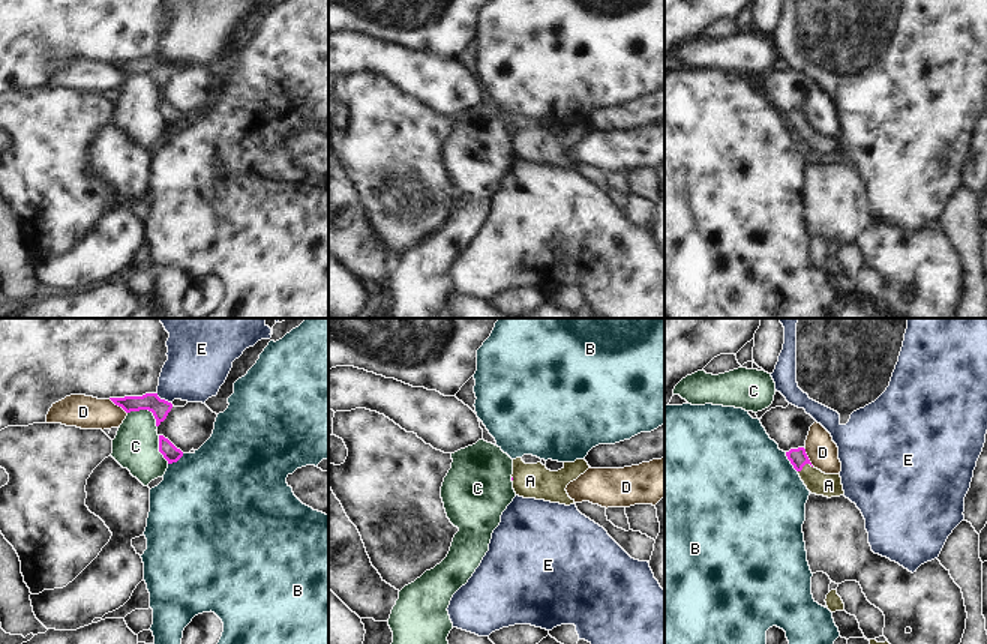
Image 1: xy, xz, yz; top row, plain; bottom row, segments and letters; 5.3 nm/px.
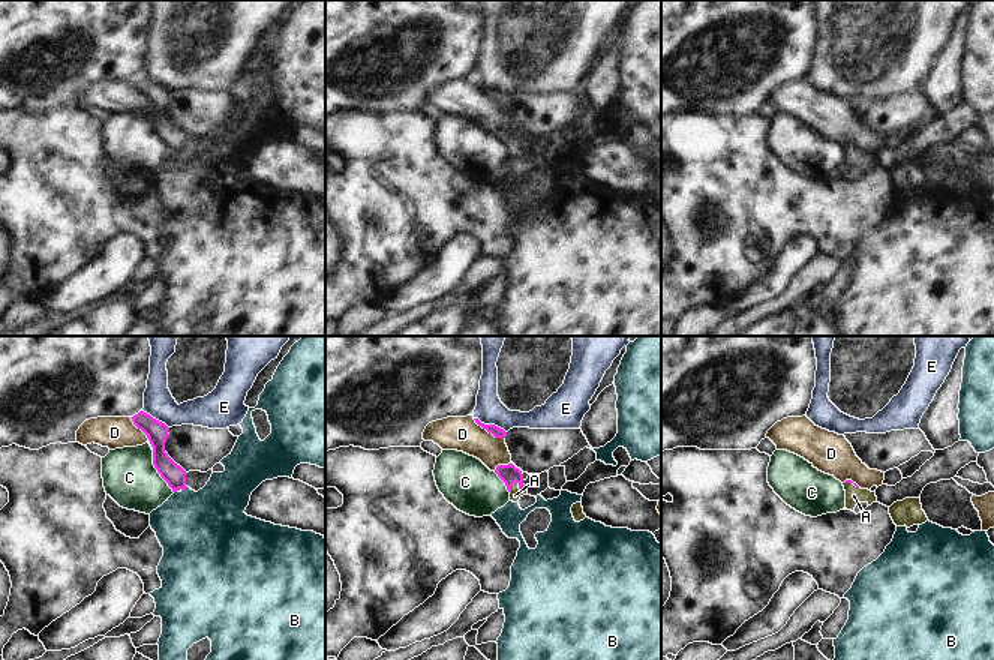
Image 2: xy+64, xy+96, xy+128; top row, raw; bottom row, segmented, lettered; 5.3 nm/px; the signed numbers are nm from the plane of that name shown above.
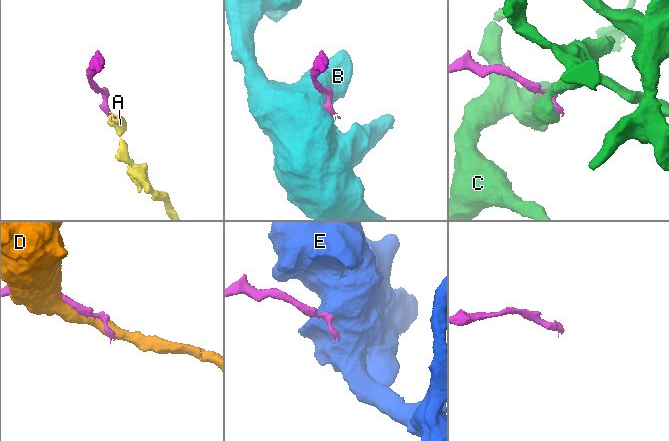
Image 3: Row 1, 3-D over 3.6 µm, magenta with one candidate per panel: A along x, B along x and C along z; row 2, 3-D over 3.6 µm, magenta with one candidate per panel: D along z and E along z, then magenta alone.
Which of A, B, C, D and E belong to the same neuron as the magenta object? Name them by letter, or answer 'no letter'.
A

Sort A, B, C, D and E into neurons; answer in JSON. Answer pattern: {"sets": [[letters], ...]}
{"sets": [["A"], ["B"], ["C"], ["D"], ["E"]]}

